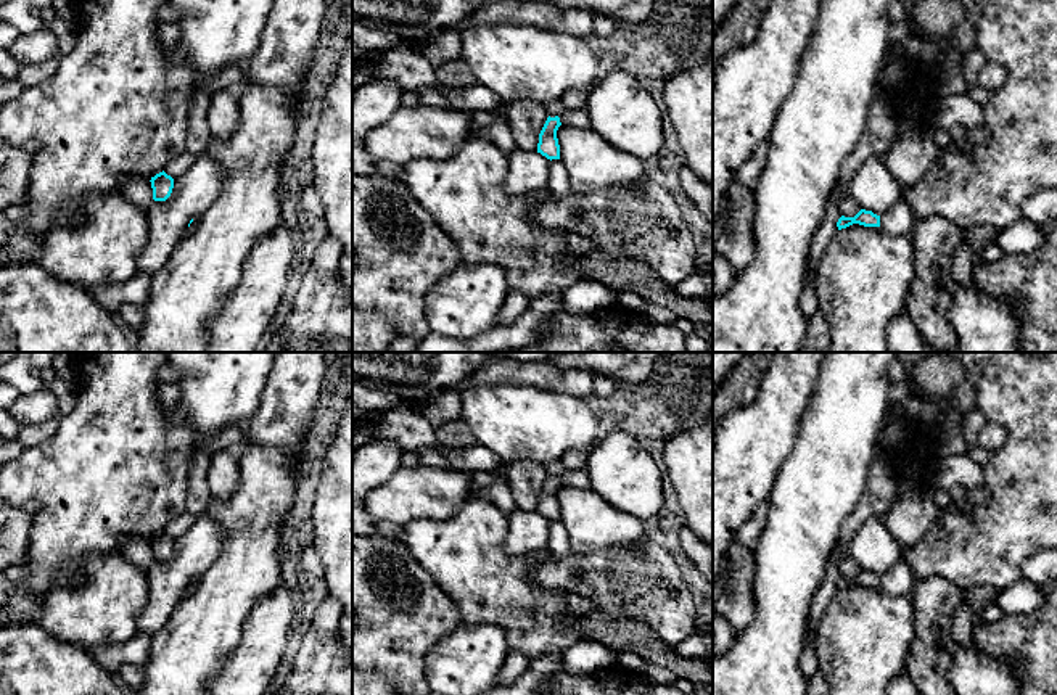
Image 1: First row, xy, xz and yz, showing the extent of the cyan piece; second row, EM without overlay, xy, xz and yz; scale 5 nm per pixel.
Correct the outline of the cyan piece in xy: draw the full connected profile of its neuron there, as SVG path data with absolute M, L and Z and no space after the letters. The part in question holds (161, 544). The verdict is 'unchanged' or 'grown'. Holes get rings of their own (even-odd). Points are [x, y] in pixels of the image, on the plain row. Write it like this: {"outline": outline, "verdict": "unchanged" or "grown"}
{"outline": "M164 531L151 537L153 560L166 561L174 549L174 539L167 536Z", "verdict": "unchanged"}

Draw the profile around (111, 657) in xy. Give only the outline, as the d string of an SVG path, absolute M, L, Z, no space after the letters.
M137 632L132 639L121 644L105 644L92 648L92 658L105 668L111 676L119 672L124 664L143 666L150 658L151 635Z

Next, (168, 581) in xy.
M204 513L174 541L172 553L166 561L151 561L146 571L148 603L137 621L140 632L153 635L166 624L174 608L188 594L190 581L214 563L224 544L222 526Z

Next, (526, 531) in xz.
M513 510L507 518L504 550L508 555L529 555L549 547L550 520L537 512Z

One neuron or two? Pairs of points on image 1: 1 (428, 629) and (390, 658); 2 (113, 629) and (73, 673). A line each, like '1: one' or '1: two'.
1: one
2: two

